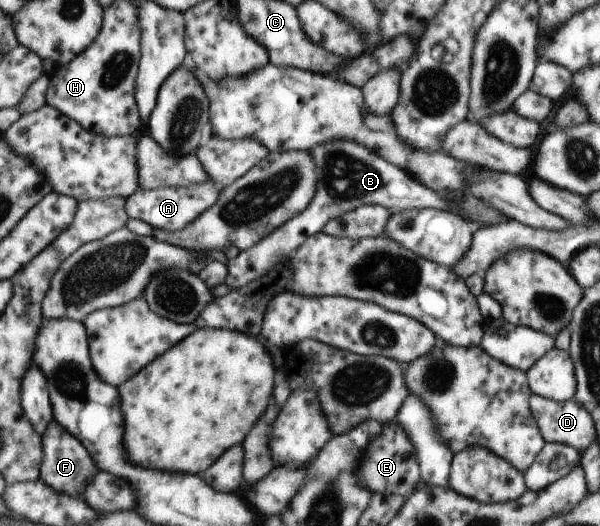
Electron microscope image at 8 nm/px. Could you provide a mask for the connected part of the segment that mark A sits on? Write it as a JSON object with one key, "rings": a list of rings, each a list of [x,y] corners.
{"rings":[[[213,181],[196,183],[192,187],[161,187],[153,190],[138,189],[134,195],[126,199],[125,208],[129,218],[141,219],[151,225],[153,229],[162,229],[168,232],[180,231],[190,225],[201,215],[216,204],[220,188]]]}

